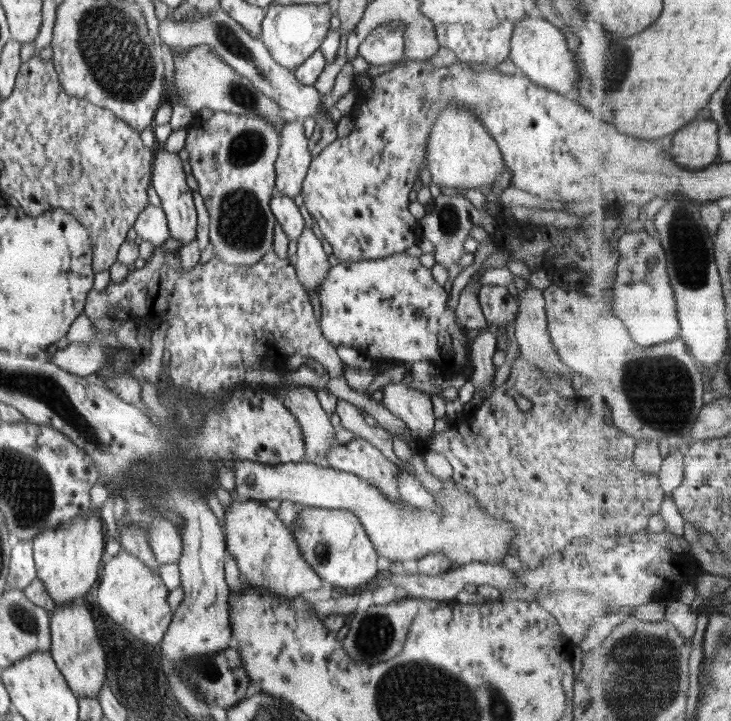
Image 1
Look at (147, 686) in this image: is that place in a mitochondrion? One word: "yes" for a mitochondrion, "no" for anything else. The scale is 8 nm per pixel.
no

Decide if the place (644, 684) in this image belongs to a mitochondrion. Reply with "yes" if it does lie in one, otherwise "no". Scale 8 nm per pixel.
yes

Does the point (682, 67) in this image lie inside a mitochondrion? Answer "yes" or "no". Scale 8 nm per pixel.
no

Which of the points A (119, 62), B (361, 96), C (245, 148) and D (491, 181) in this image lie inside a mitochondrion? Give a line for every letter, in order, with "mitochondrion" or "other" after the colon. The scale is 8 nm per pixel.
A: mitochondrion
B: other
C: mitochondrion
D: other

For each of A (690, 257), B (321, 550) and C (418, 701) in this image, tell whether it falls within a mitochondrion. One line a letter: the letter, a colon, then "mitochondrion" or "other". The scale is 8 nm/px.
A: mitochondrion
B: mitochondrion
C: mitochondrion

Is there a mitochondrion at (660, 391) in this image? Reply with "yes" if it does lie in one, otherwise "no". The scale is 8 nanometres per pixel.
yes

